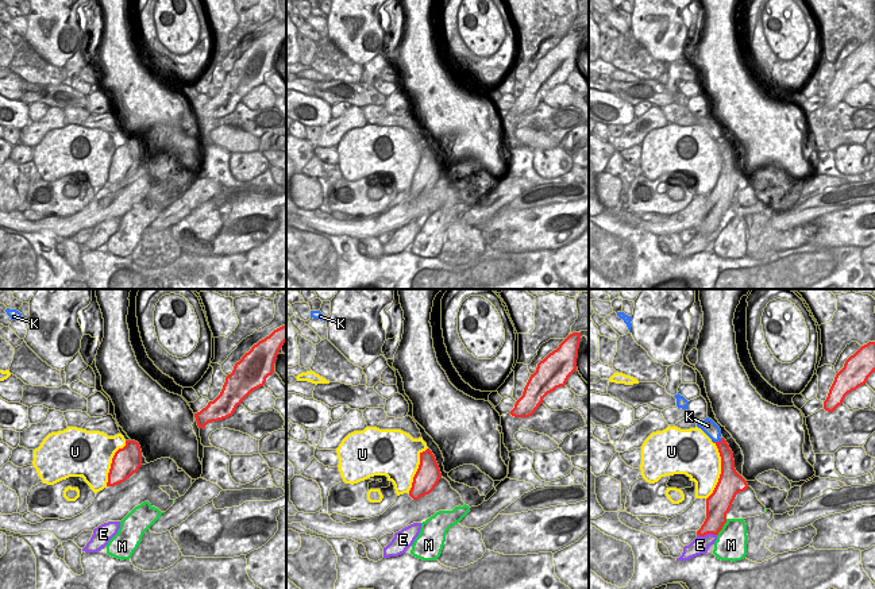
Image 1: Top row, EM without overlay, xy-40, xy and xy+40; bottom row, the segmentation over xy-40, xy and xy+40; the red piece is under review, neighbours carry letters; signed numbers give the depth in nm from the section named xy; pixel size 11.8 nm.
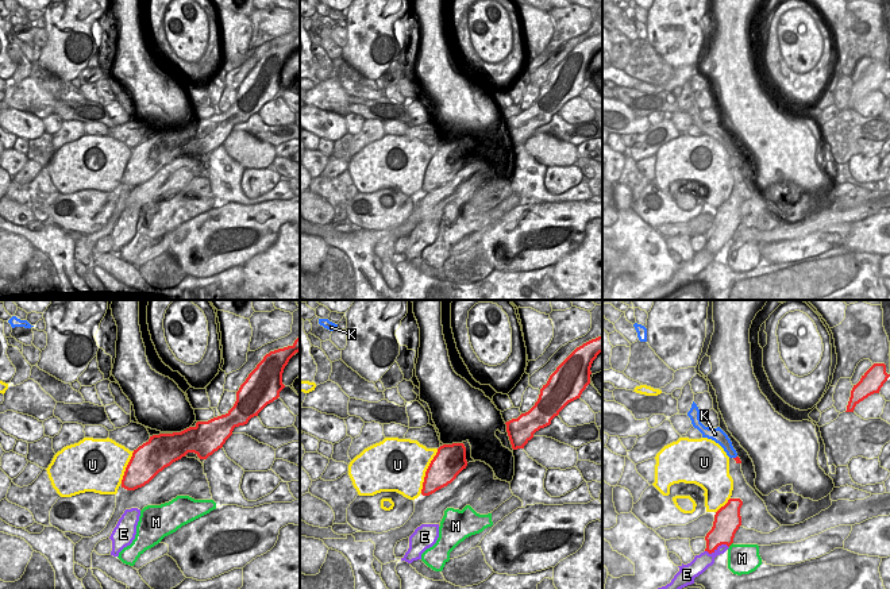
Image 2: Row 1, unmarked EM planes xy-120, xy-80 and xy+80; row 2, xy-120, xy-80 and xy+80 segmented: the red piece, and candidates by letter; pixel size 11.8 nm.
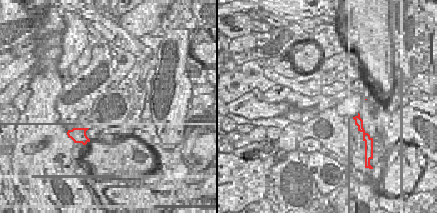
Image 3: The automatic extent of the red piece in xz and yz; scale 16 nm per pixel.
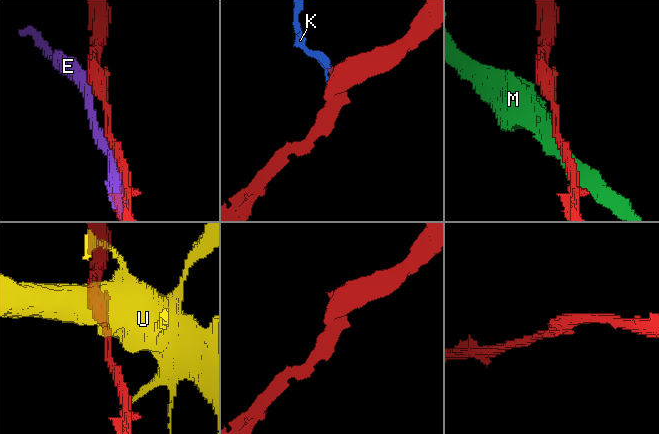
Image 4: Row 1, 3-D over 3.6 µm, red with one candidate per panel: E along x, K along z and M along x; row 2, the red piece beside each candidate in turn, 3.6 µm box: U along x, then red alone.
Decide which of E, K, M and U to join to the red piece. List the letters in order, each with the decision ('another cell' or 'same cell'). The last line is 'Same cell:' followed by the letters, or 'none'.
E: another cell
K: another cell
M: another cell
U: another cell
Same cell: none

